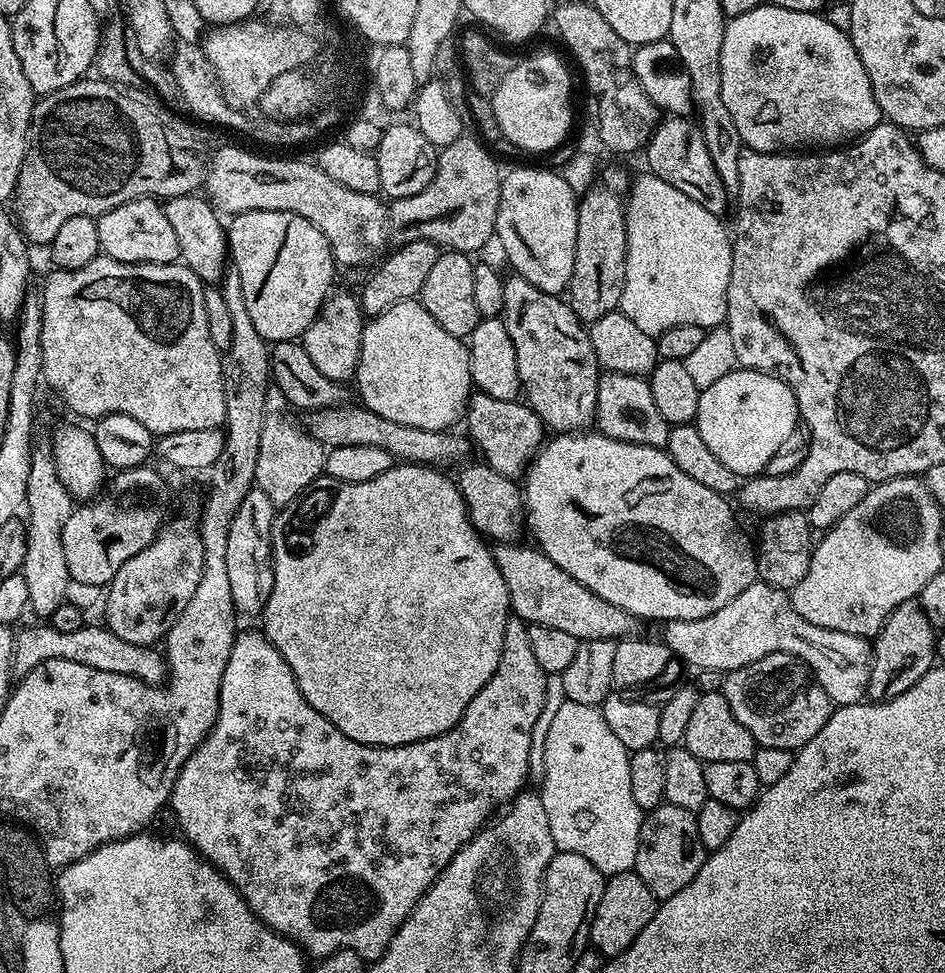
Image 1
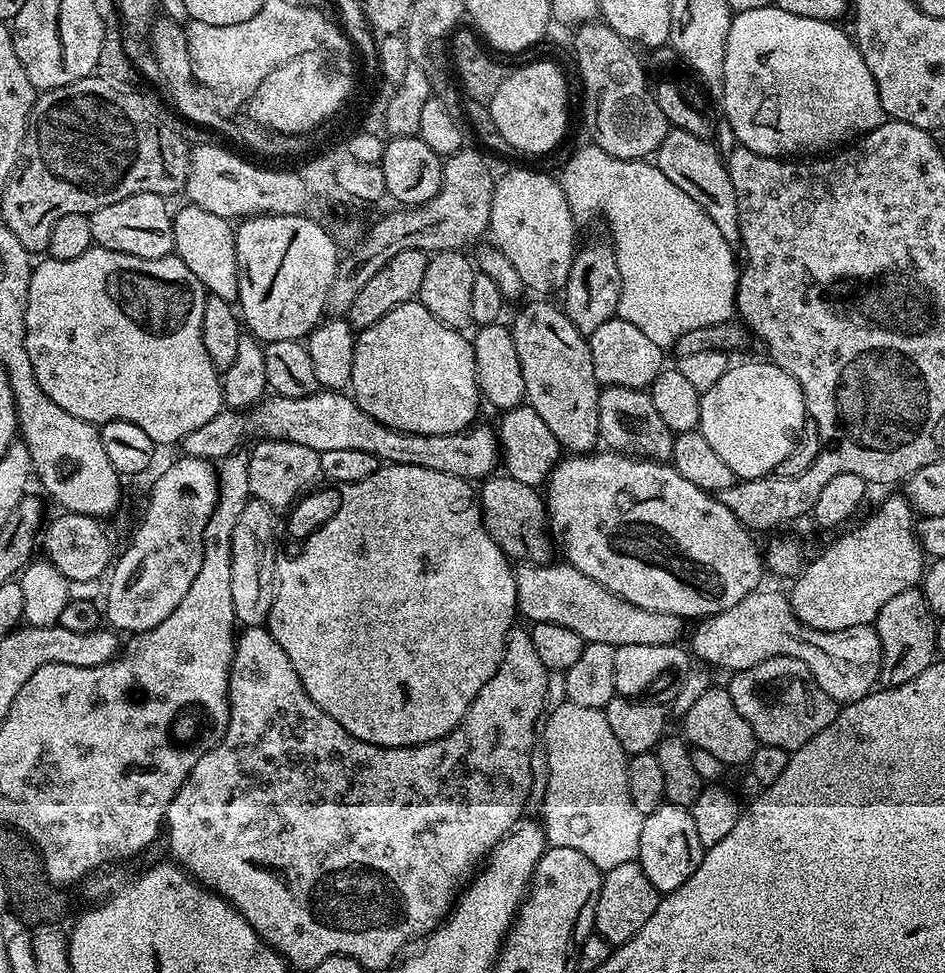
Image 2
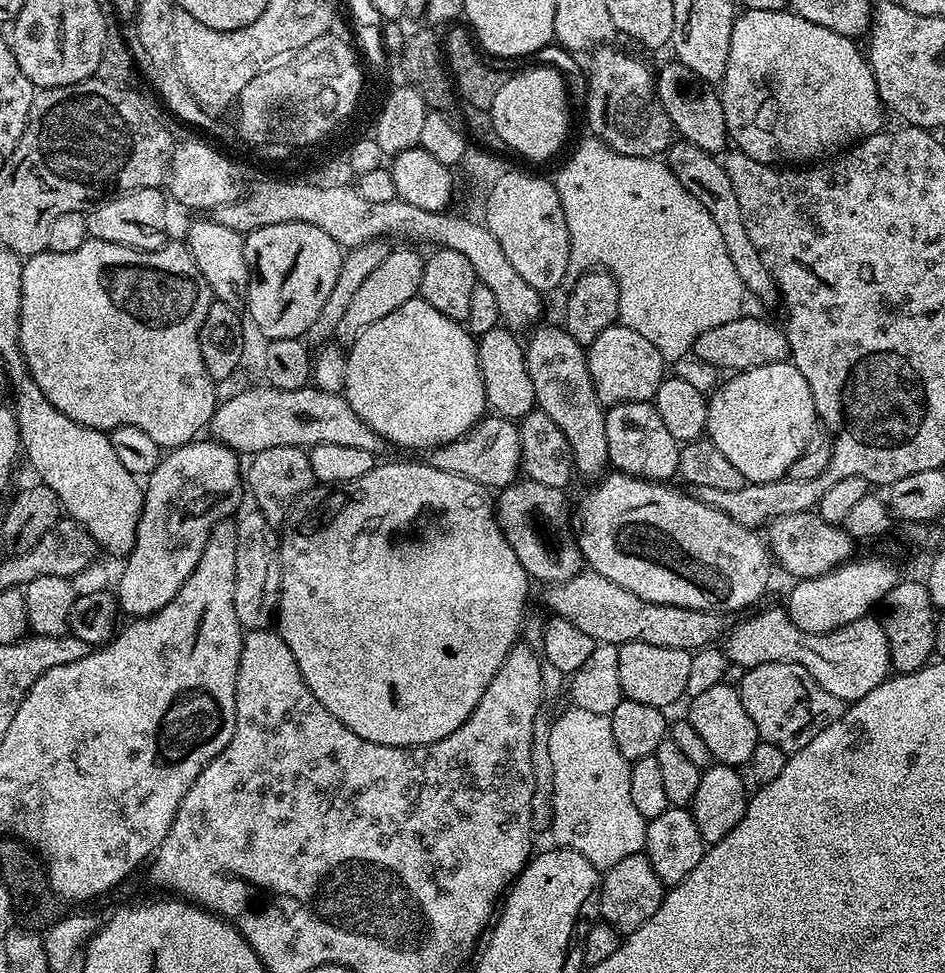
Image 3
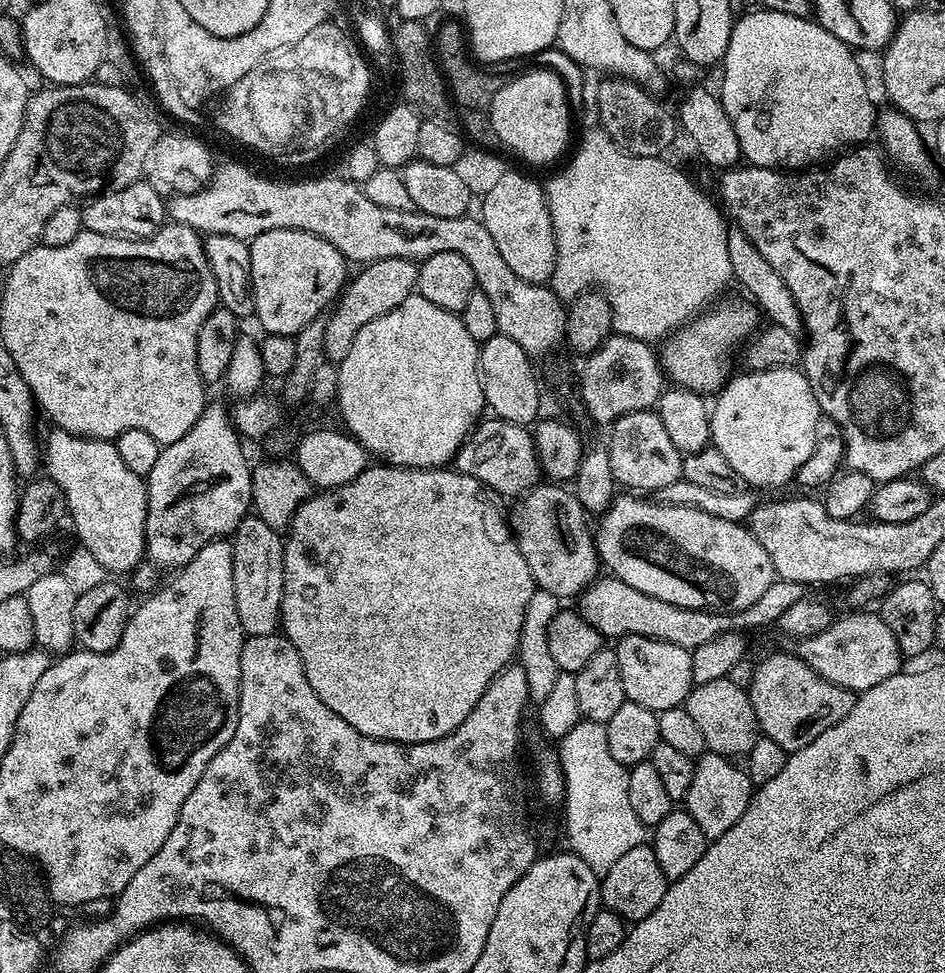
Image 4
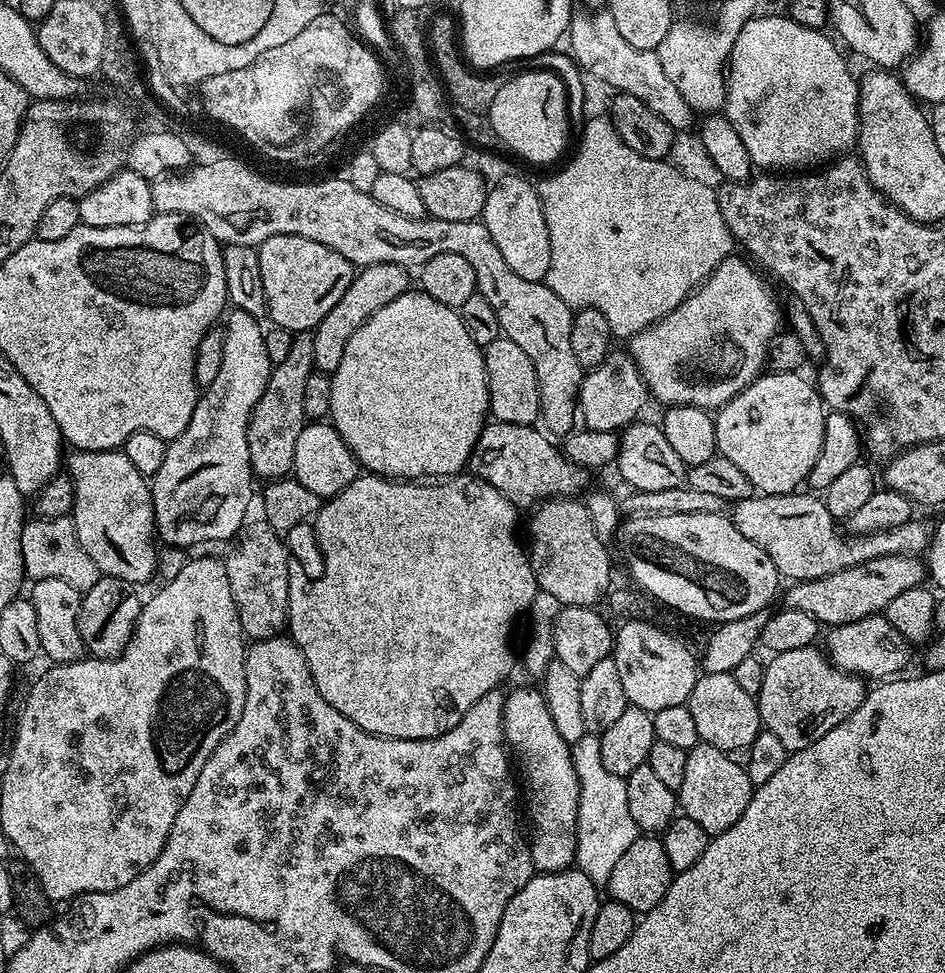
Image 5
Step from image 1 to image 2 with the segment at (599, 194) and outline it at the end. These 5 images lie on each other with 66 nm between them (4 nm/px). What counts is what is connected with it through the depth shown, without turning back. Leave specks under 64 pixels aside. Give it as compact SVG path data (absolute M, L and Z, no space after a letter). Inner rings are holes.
M607 239L592 240L589 244L581 243L562 289L562 309L570 322L583 334L592 333L602 323L617 315L621 294L622 278L618 274L616 252L611 243Z

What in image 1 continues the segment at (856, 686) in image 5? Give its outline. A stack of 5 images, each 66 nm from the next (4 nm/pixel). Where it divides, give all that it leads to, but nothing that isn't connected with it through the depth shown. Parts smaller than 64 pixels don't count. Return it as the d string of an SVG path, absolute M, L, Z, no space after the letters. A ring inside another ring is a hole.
M766 654L750 666L727 673L722 691L734 718L750 730L759 747L778 746L798 750L822 726L826 726L834 715L834 705L826 690L816 681L812 671L790 654Z

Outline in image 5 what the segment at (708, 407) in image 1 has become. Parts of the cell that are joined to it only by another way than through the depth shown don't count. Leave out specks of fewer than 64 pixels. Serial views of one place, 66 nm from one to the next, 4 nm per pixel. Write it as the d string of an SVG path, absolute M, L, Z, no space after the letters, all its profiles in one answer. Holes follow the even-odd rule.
M772 370L761 374L754 383L730 398L730 402L723 404L714 416L719 455L730 458L734 466L739 466L742 474L750 478L753 489L765 496L797 491L807 481L810 470L814 470L814 462L818 462L818 454L822 450L826 405L820 399L817 385L813 381L811 384L810 381L803 380L802 376L799 371Z

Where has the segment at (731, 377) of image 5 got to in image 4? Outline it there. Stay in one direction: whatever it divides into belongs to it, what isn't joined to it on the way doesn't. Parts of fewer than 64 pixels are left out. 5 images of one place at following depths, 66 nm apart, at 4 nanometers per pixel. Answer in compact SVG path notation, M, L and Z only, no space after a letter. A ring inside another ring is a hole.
M747 299L723 300L701 312L695 320L688 321L684 327L663 341L661 348L664 349L660 348L658 352L660 366L663 375L675 387L701 394L719 393L728 383L733 371L732 351L736 347L739 349L757 331L756 323L762 320L762 316L756 304Z

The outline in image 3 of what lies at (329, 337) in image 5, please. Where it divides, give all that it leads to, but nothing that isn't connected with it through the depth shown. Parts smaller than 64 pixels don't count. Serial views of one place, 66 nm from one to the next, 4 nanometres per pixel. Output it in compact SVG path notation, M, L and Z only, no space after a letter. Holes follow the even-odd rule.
M396 246L388 253L388 257L370 275L362 287L354 294L350 301L350 307L345 310L344 315L336 327L335 339L341 345L351 346L369 326L374 326L378 318L386 318L386 314L394 314L406 302L417 299L422 286L422 270L424 269L425 257L419 256L412 246Z

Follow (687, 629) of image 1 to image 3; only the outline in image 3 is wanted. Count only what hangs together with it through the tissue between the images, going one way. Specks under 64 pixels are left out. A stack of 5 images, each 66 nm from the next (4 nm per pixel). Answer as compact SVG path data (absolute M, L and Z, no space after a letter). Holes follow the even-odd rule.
M783 607L764 608L761 612L755 612L748 614L753 616L737 622L723 641L722 651L731 663L746 670L770 662L797 664L812 675L822 690L845 702L861 700L883 680L889 679L892 667L890 650L886 634L875 615L858 618L833 632L810 634L798 630Z

